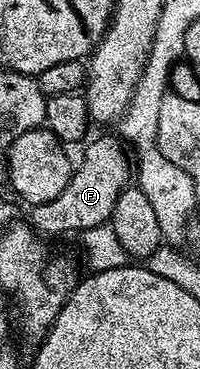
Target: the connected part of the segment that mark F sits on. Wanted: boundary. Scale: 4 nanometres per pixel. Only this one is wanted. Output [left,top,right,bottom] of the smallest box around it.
[30,136,130,239]

